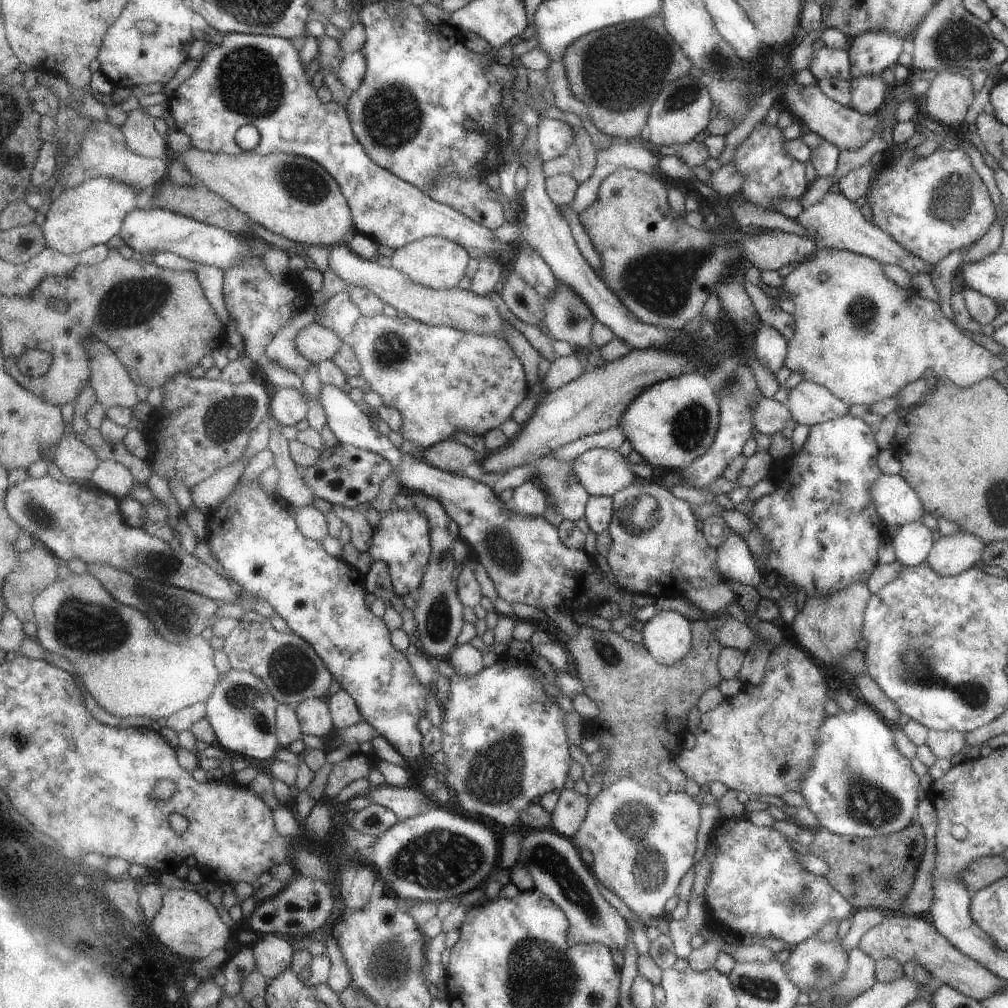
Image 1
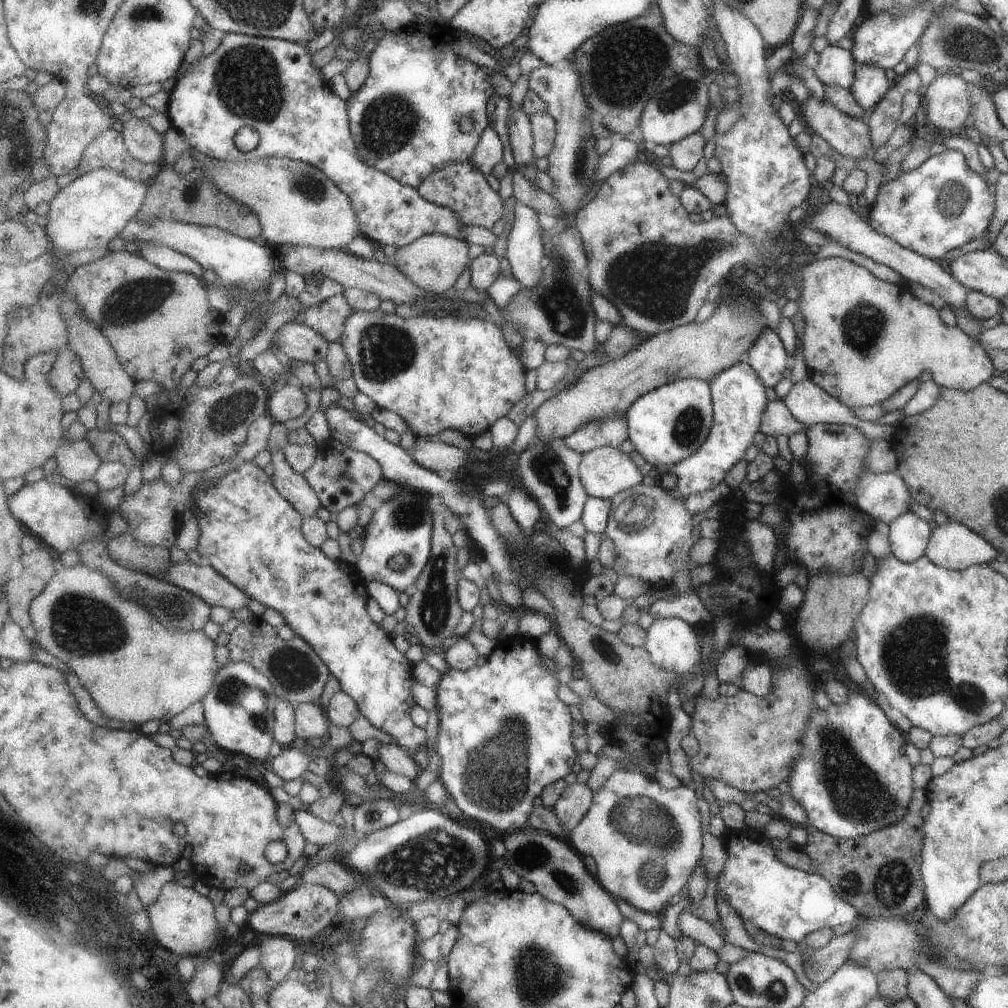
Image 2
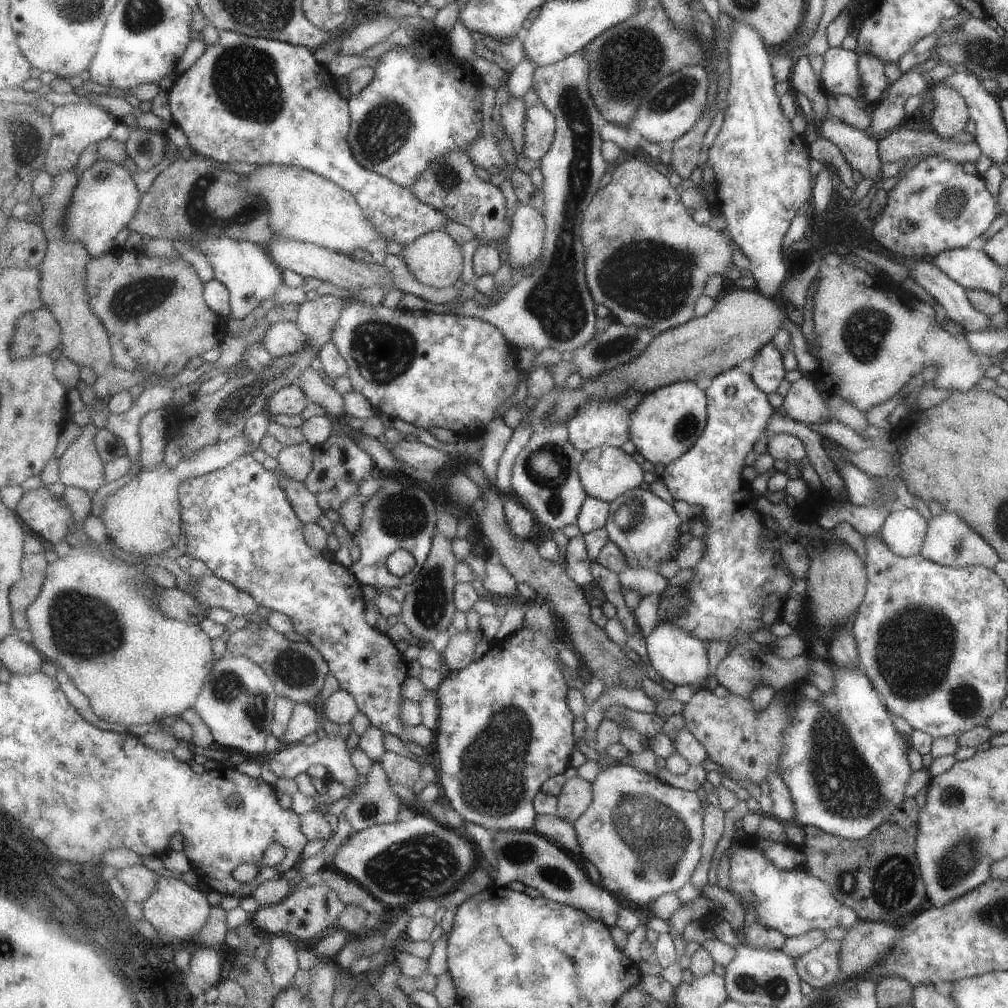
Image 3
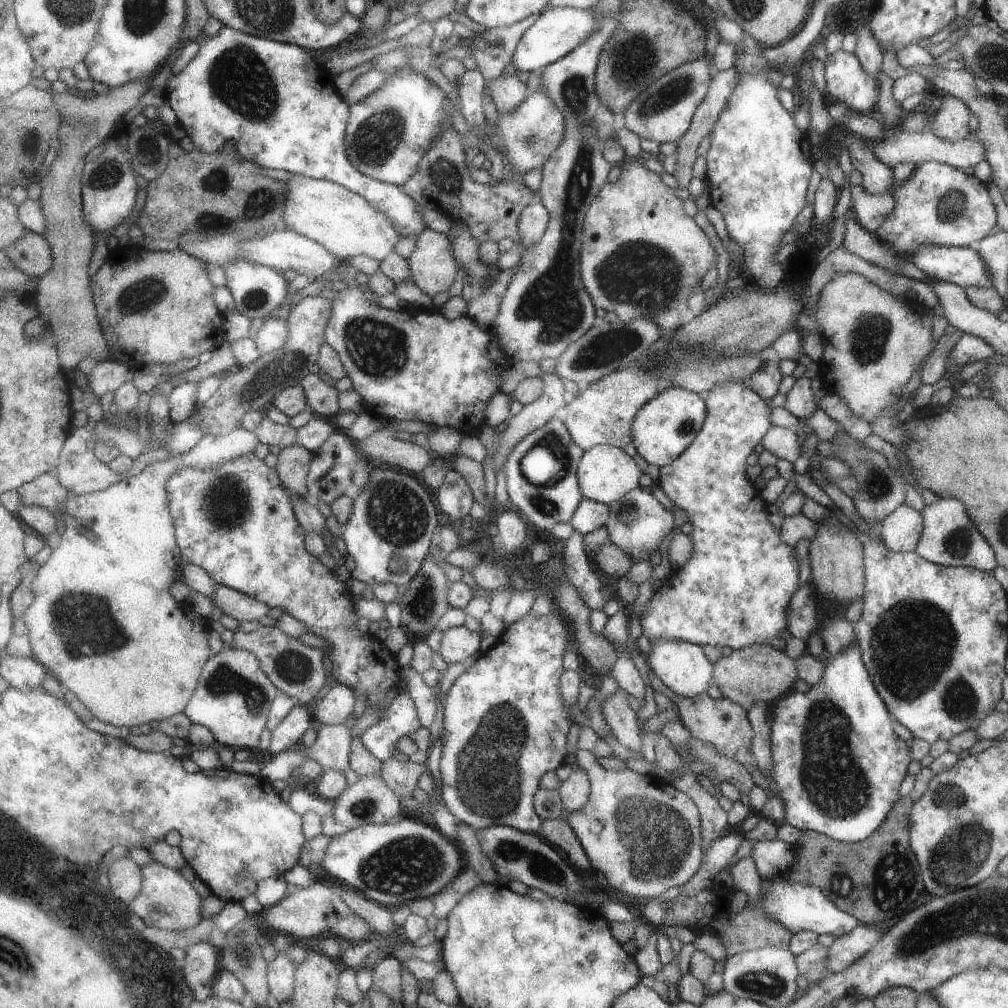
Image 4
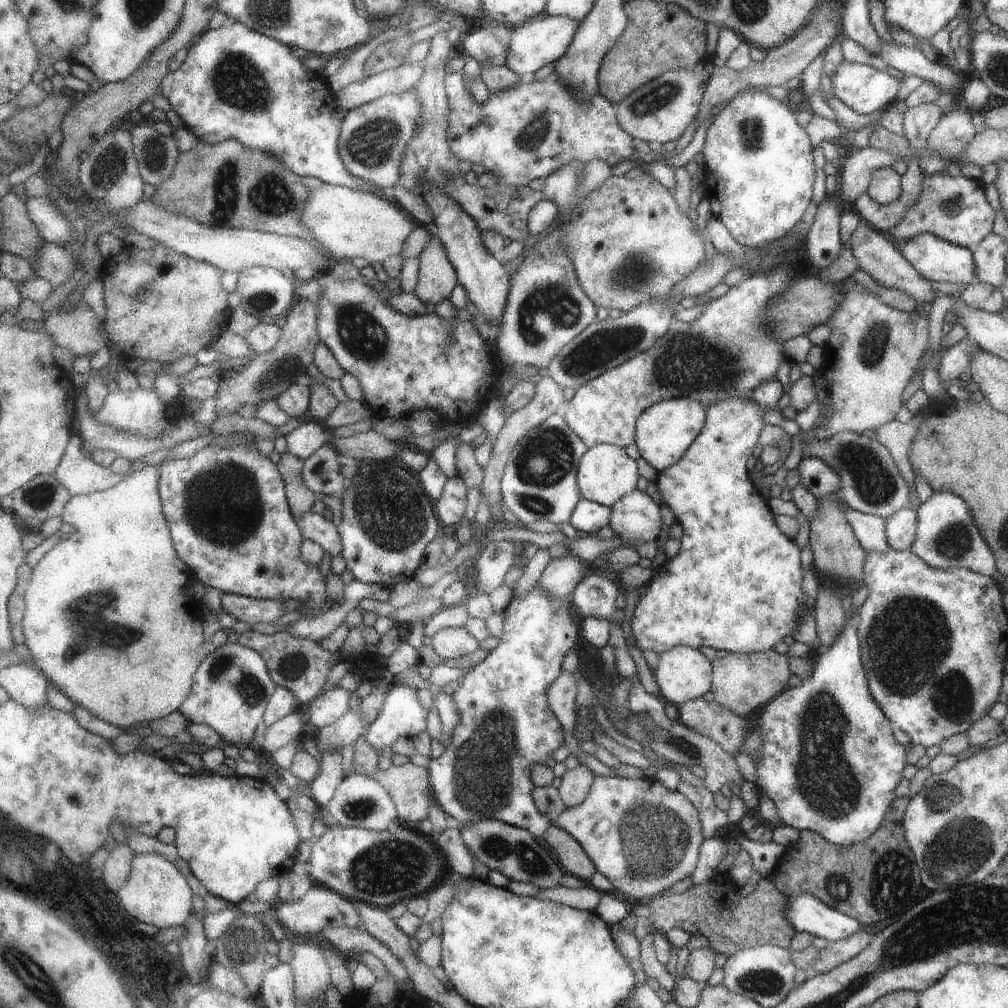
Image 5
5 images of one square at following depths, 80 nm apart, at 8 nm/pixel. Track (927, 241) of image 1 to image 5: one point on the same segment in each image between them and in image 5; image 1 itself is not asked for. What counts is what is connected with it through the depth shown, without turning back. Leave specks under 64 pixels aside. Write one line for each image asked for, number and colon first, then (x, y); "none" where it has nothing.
2: (940, 205)
3: (934, 207)
4: (937, 205)
5: (952, 208)

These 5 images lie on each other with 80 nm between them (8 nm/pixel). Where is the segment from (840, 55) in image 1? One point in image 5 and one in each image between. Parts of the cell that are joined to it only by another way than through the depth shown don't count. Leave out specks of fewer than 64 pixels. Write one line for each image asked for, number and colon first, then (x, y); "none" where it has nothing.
2: (835, 66)
3: (838, 75)
4: (845, 81)
5: (863, 88)

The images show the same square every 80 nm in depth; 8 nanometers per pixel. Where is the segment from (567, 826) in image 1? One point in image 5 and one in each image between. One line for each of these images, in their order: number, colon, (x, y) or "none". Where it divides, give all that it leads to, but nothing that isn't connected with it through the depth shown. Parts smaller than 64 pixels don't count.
2: (577, 798)
3: (577, 795)
4: (574, 793)
5: (575, 784)

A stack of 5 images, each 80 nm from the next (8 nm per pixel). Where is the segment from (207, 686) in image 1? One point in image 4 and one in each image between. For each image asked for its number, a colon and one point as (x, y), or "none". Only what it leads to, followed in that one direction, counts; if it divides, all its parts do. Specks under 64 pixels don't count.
2: (139, 670)
3: (97, 618)
4: (103, 622)

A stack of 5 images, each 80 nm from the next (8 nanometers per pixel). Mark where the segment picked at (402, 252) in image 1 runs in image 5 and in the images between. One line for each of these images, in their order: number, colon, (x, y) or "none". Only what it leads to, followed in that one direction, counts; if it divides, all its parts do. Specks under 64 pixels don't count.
2: (435, 262)
3: (436, 260)
4: (434, 266)
5: (437, 277)

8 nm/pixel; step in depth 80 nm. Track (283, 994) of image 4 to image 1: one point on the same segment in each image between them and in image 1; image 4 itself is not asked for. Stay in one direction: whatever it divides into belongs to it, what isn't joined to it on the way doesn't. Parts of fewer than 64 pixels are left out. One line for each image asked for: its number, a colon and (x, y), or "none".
1: (272, 953)
2: (278, 954)
3: (282, 962)

